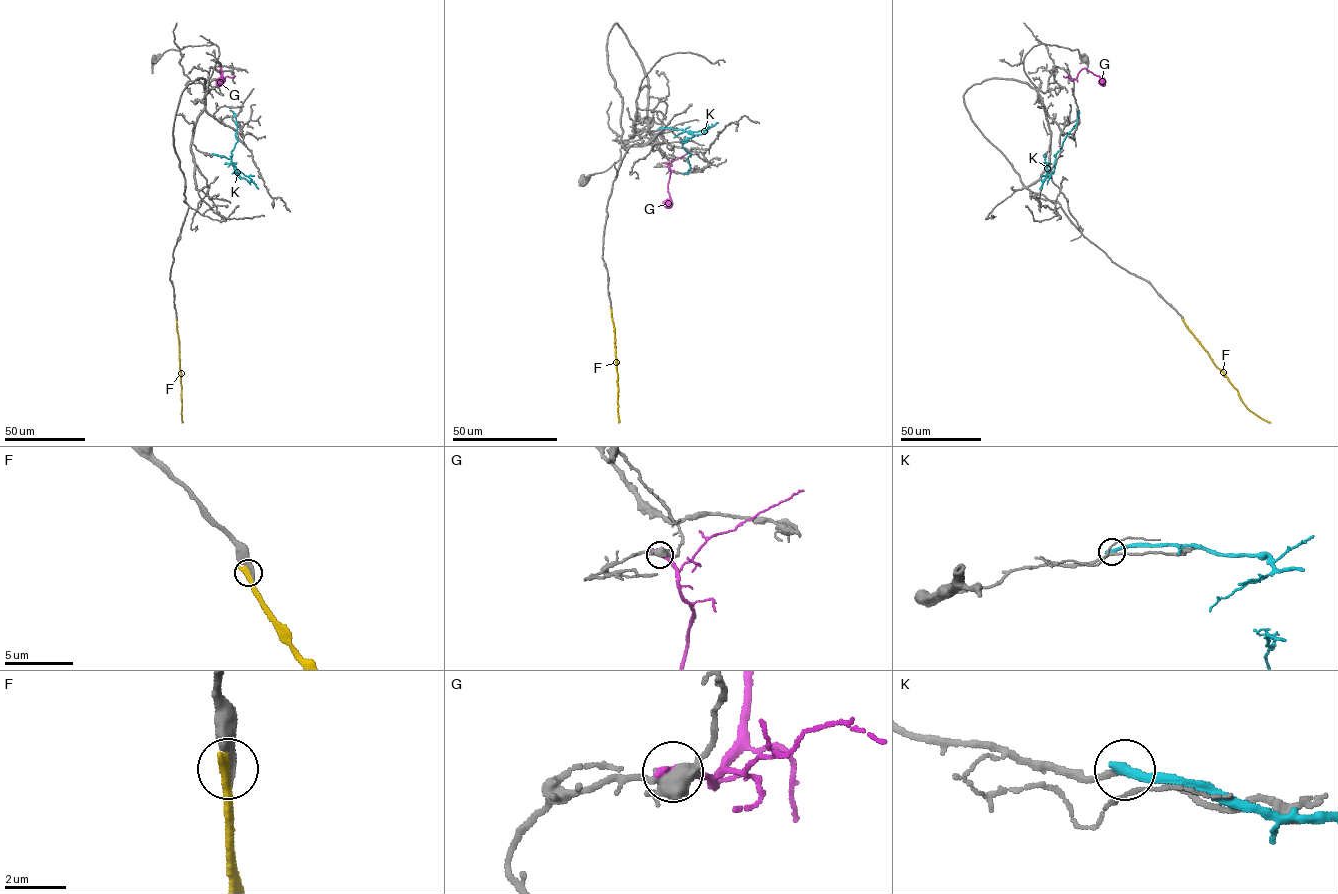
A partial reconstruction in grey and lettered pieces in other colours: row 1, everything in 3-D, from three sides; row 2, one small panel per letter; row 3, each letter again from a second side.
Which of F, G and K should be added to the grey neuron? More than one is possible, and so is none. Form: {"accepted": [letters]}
{"accepted": []}

